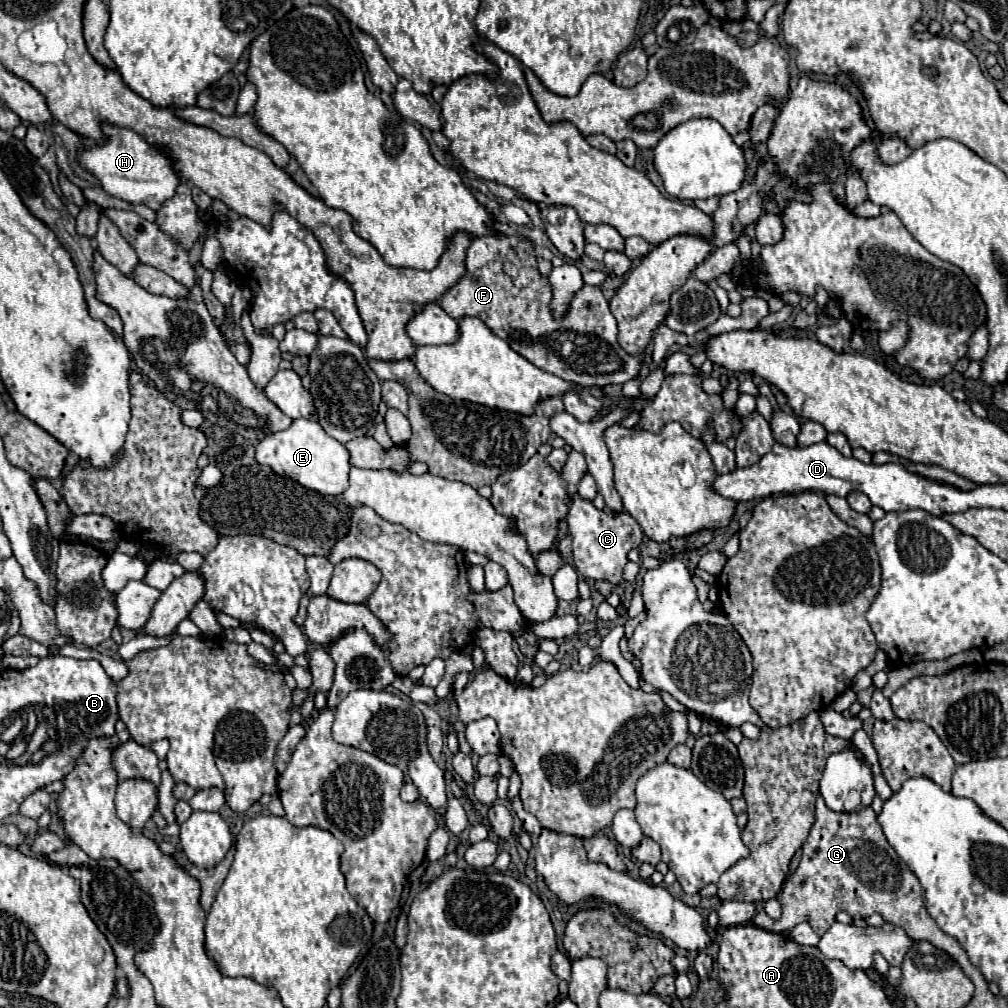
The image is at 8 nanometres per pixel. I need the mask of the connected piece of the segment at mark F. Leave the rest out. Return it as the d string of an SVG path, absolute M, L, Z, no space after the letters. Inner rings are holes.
M493 233L477 237L471 243L467 251L467 275L441 297L439 305L455 319L479 317L497 337L507 341L513 351L541 371L553 373L565 381L603 389L611 383L627 383L637 377L641 359L631 357L621 347L617 349L617 323L599 287L583 285L561 319L551 315L551 297L549 279L537 269L535 245L523 237ZM505 261L513 261L519 267L515 281L503 273L501 265ZM567 341L573 345L573 351L565 357L563 345Z

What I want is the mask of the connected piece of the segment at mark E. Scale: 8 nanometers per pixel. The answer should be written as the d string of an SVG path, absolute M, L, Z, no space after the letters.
M295 419L287 431L267 435L255 451L255 459L261 465L269 465L277 475L295 479L307 489L319 491L321 495L339 497L347 489L349 481L349 451L343 443L329 437L315 419Z

